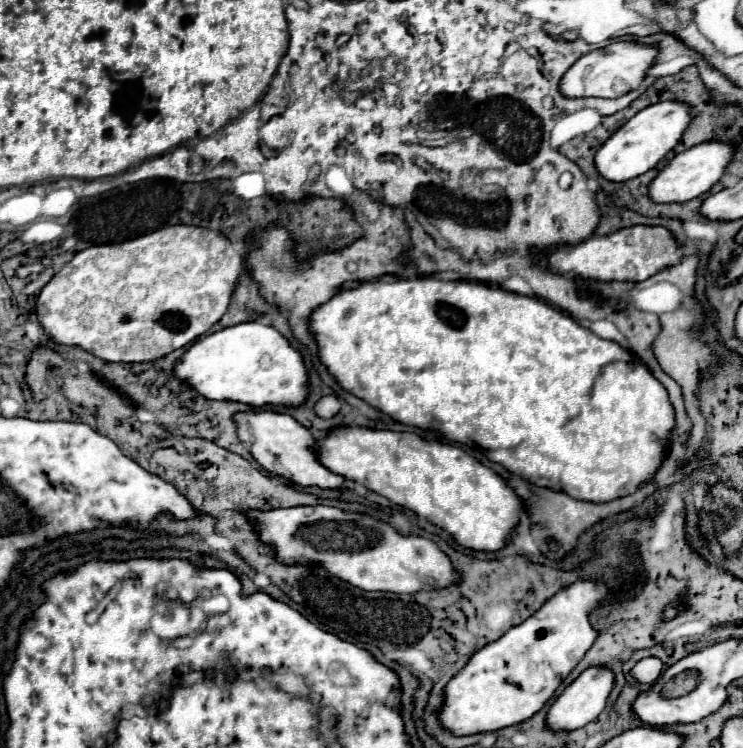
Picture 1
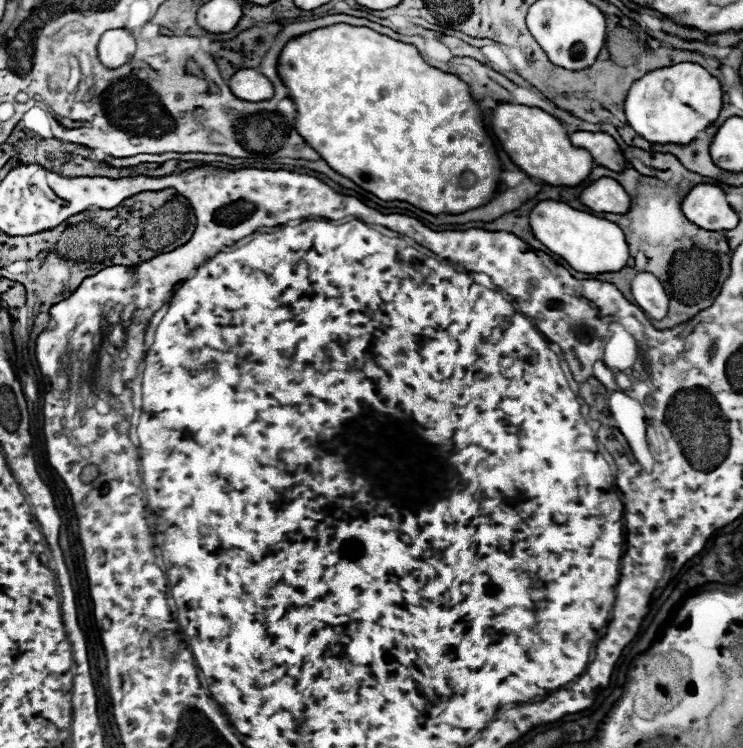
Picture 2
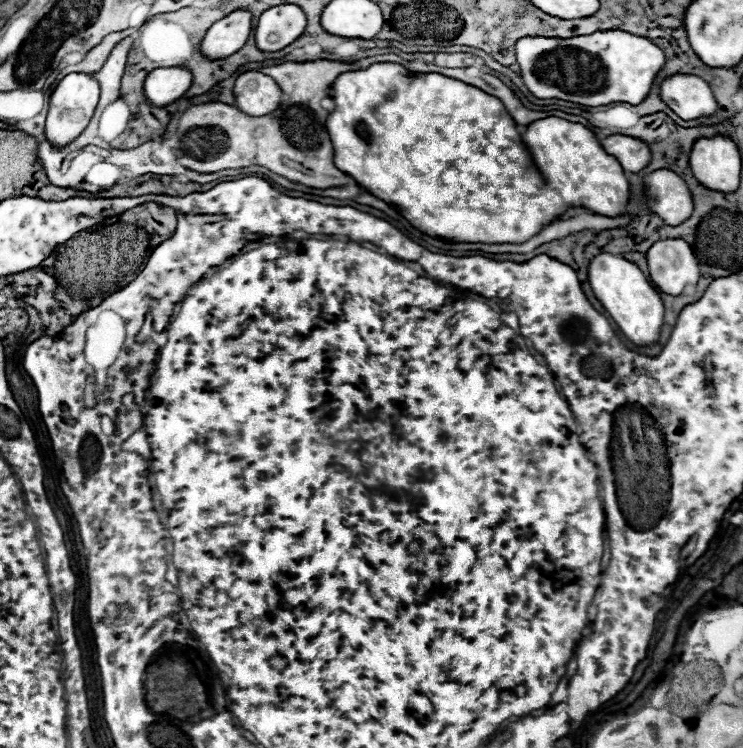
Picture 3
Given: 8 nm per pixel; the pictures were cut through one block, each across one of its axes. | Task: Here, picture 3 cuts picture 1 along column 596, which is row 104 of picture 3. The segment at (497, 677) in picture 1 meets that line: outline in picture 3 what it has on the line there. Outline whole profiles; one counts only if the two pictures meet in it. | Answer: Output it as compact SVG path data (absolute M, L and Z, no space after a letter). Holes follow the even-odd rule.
M604 30L574 38L524 36L514 46L520 78L536 98L560 98L584 106L614 102L640 104L650 92L654 76L664 66L664 52L648 38L622 30Z

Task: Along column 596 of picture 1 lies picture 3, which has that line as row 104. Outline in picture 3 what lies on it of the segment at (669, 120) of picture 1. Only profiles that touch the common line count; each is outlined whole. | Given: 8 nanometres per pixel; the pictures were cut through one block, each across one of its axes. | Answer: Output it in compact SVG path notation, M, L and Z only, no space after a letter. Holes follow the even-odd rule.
M170 66L170 68L156 68L144 80L144 94L150 104L164 108L186 94L192 84L192 74L186 68Z

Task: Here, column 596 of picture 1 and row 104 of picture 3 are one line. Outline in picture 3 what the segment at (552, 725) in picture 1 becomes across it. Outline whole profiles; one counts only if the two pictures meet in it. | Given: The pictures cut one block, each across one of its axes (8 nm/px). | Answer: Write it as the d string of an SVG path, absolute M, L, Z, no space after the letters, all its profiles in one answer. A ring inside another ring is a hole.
M672 74L664 78L660 98L684 120L712 116L718 108L710 86L692 74Z

